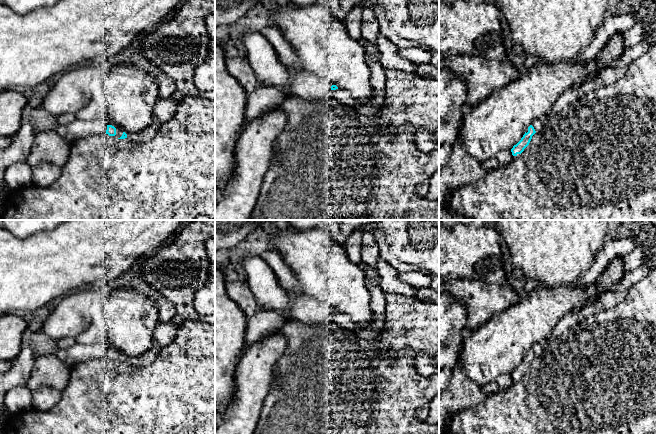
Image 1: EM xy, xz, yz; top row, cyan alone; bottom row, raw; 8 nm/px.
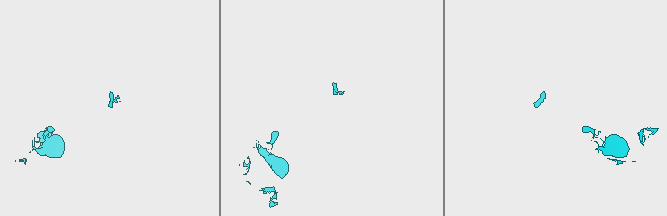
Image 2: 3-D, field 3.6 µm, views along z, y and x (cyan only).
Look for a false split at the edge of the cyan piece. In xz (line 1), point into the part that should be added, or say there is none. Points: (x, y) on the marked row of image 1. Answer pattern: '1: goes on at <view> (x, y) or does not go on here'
1: does not go on here

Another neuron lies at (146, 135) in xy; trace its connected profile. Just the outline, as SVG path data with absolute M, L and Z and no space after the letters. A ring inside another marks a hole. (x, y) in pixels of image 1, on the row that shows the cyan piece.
M158 119L152 121L152 123L140 133L127 133L127 139L137 142L137 143L146 143L149 142L158 131L161 122Z

